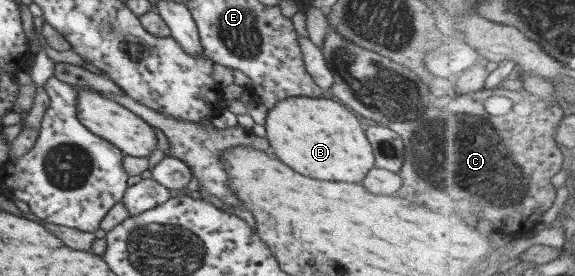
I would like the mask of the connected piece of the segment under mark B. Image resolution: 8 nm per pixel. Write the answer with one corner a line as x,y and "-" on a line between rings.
295,97
275,103
264,120
265,139
277,159
299,175
323,181
361,181
373,167
373,155
364,129
351,111
329,99

